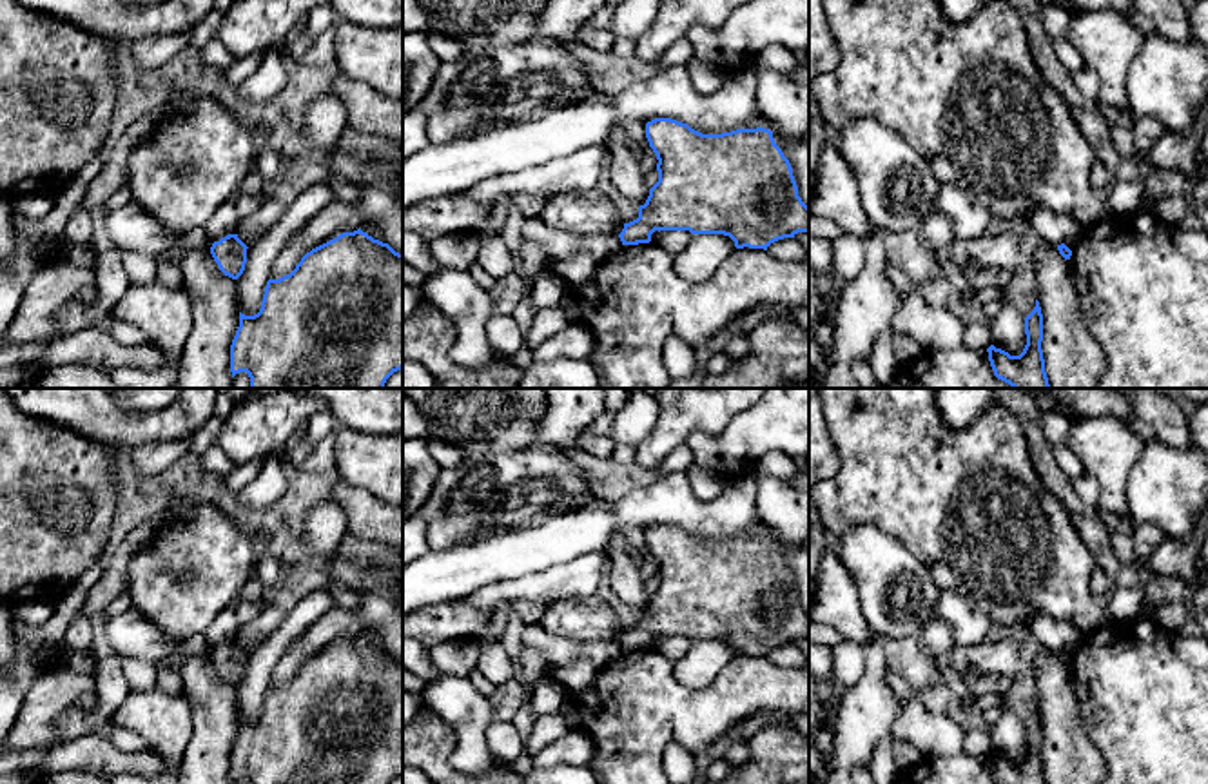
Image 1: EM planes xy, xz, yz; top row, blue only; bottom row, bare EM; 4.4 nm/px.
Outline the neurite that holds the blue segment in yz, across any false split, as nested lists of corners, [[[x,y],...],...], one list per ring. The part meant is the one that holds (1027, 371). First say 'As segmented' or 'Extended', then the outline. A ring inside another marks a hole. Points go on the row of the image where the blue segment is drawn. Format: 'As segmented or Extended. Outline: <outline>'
As segmented. Outline: [[[1038,299],[1025,318],[1025,334],[1027,345],[1019,356],[1010,356],[994,345],[987,348],[994,376],[1012,388],[1050,388],[1041,350],[1043,314]]]

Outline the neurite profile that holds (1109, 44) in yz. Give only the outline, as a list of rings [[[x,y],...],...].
[[[1090,11],[1070,16],[1067,42],[1097,74],[1097,103],[1126,111],[1126,74],[1146,42],[1146,33],[1114,11]]]

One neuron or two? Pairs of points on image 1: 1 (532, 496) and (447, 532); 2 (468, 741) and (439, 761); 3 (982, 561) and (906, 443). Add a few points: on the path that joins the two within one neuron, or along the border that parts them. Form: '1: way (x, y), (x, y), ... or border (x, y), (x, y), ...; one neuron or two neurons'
1: way (510, 496), (497, 496), (483, 510), (468, 510); one neuron
2: border (434, 714), (456, 734), (452, 764); two neurons
3: way (980, 532), (920, 472); one neuron

